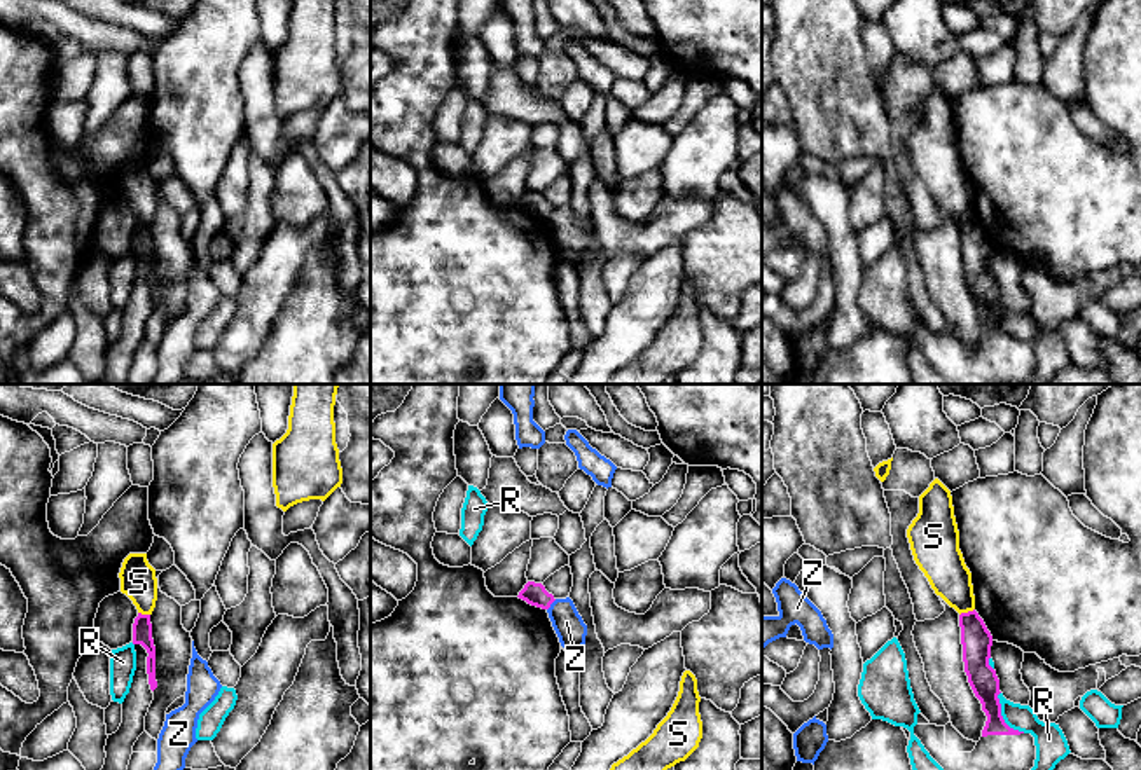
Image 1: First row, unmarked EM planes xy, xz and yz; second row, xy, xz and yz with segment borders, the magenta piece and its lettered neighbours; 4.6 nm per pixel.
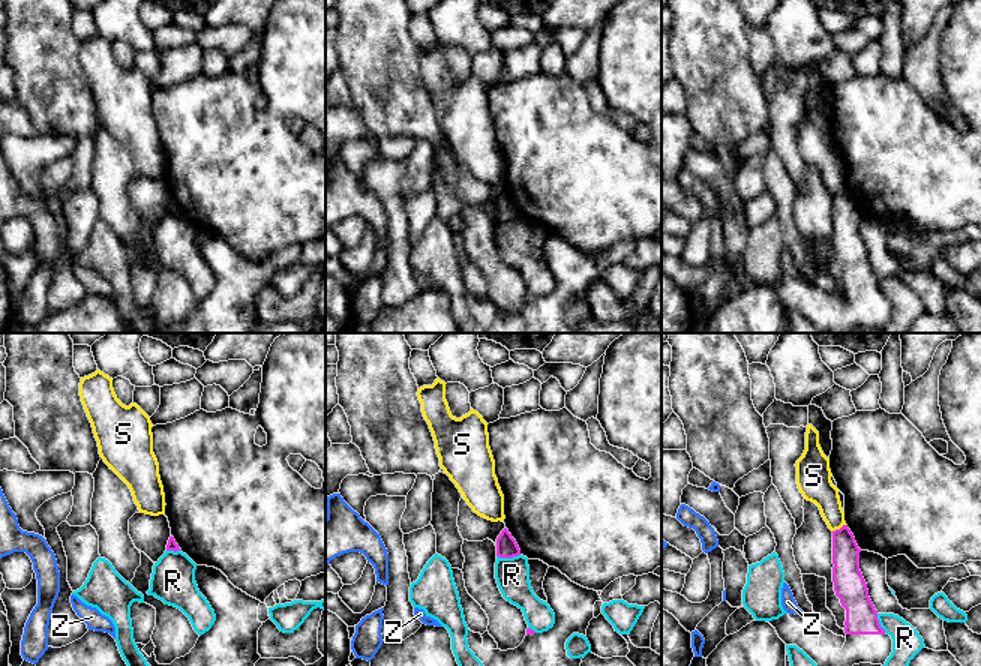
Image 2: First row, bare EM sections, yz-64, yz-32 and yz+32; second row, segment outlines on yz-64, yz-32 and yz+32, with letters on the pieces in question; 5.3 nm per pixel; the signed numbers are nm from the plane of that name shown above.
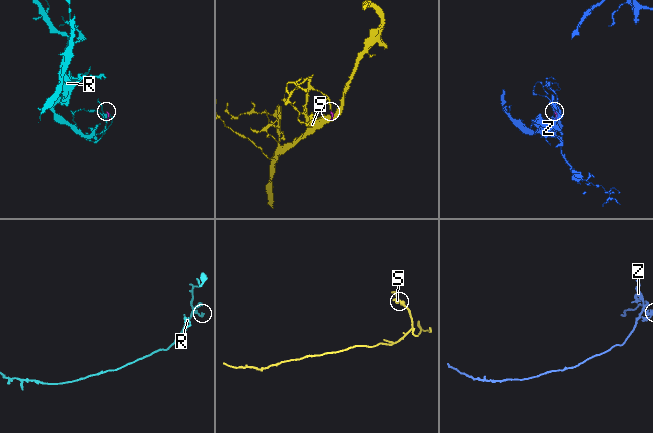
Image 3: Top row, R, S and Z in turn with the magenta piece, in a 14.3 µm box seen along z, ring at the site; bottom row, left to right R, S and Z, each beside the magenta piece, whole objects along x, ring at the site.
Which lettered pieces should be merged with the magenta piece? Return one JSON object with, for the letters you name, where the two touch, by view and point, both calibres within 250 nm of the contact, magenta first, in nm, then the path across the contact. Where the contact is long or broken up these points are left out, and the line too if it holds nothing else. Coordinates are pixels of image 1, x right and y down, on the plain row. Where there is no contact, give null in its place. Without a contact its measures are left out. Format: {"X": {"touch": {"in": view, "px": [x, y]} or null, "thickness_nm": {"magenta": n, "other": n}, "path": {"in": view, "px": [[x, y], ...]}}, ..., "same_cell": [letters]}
{"same_cell": []}

